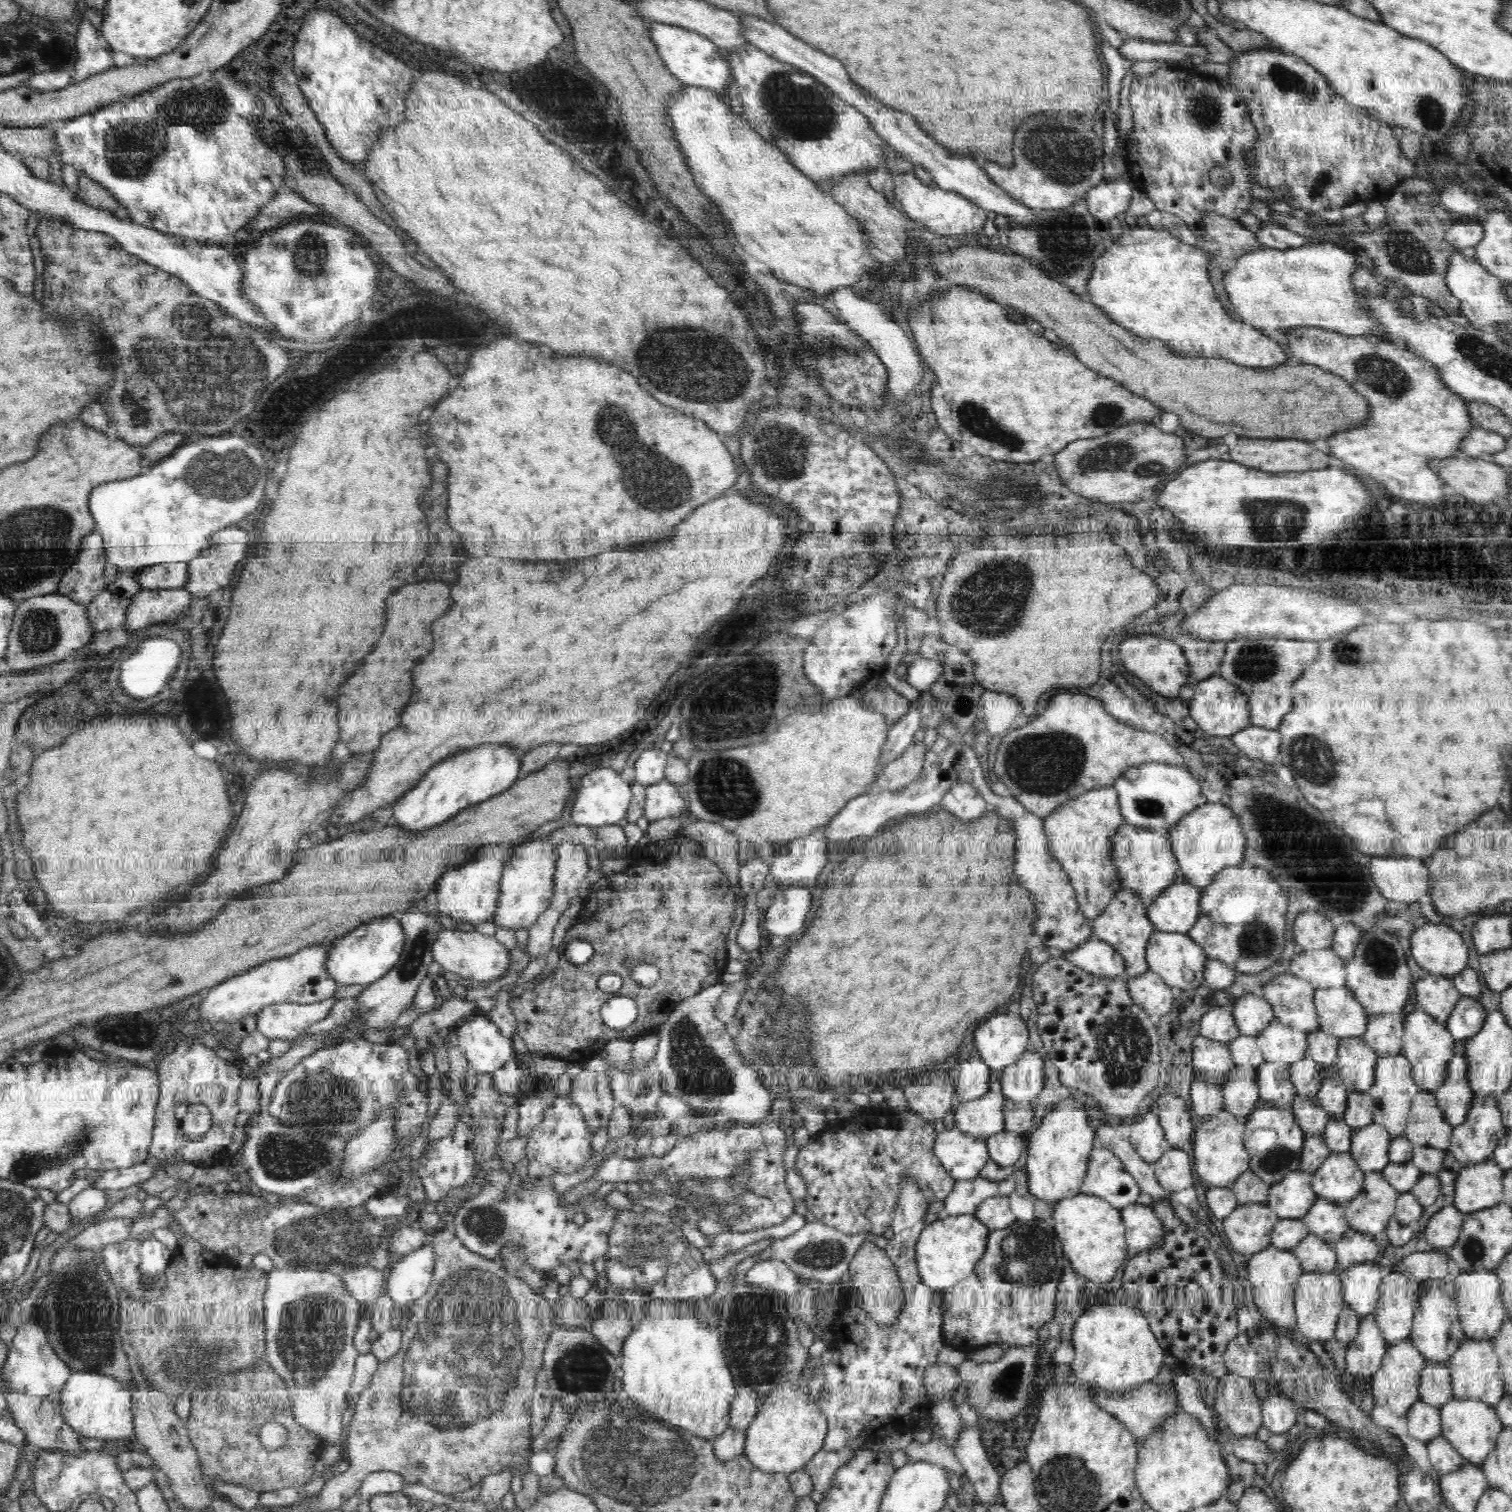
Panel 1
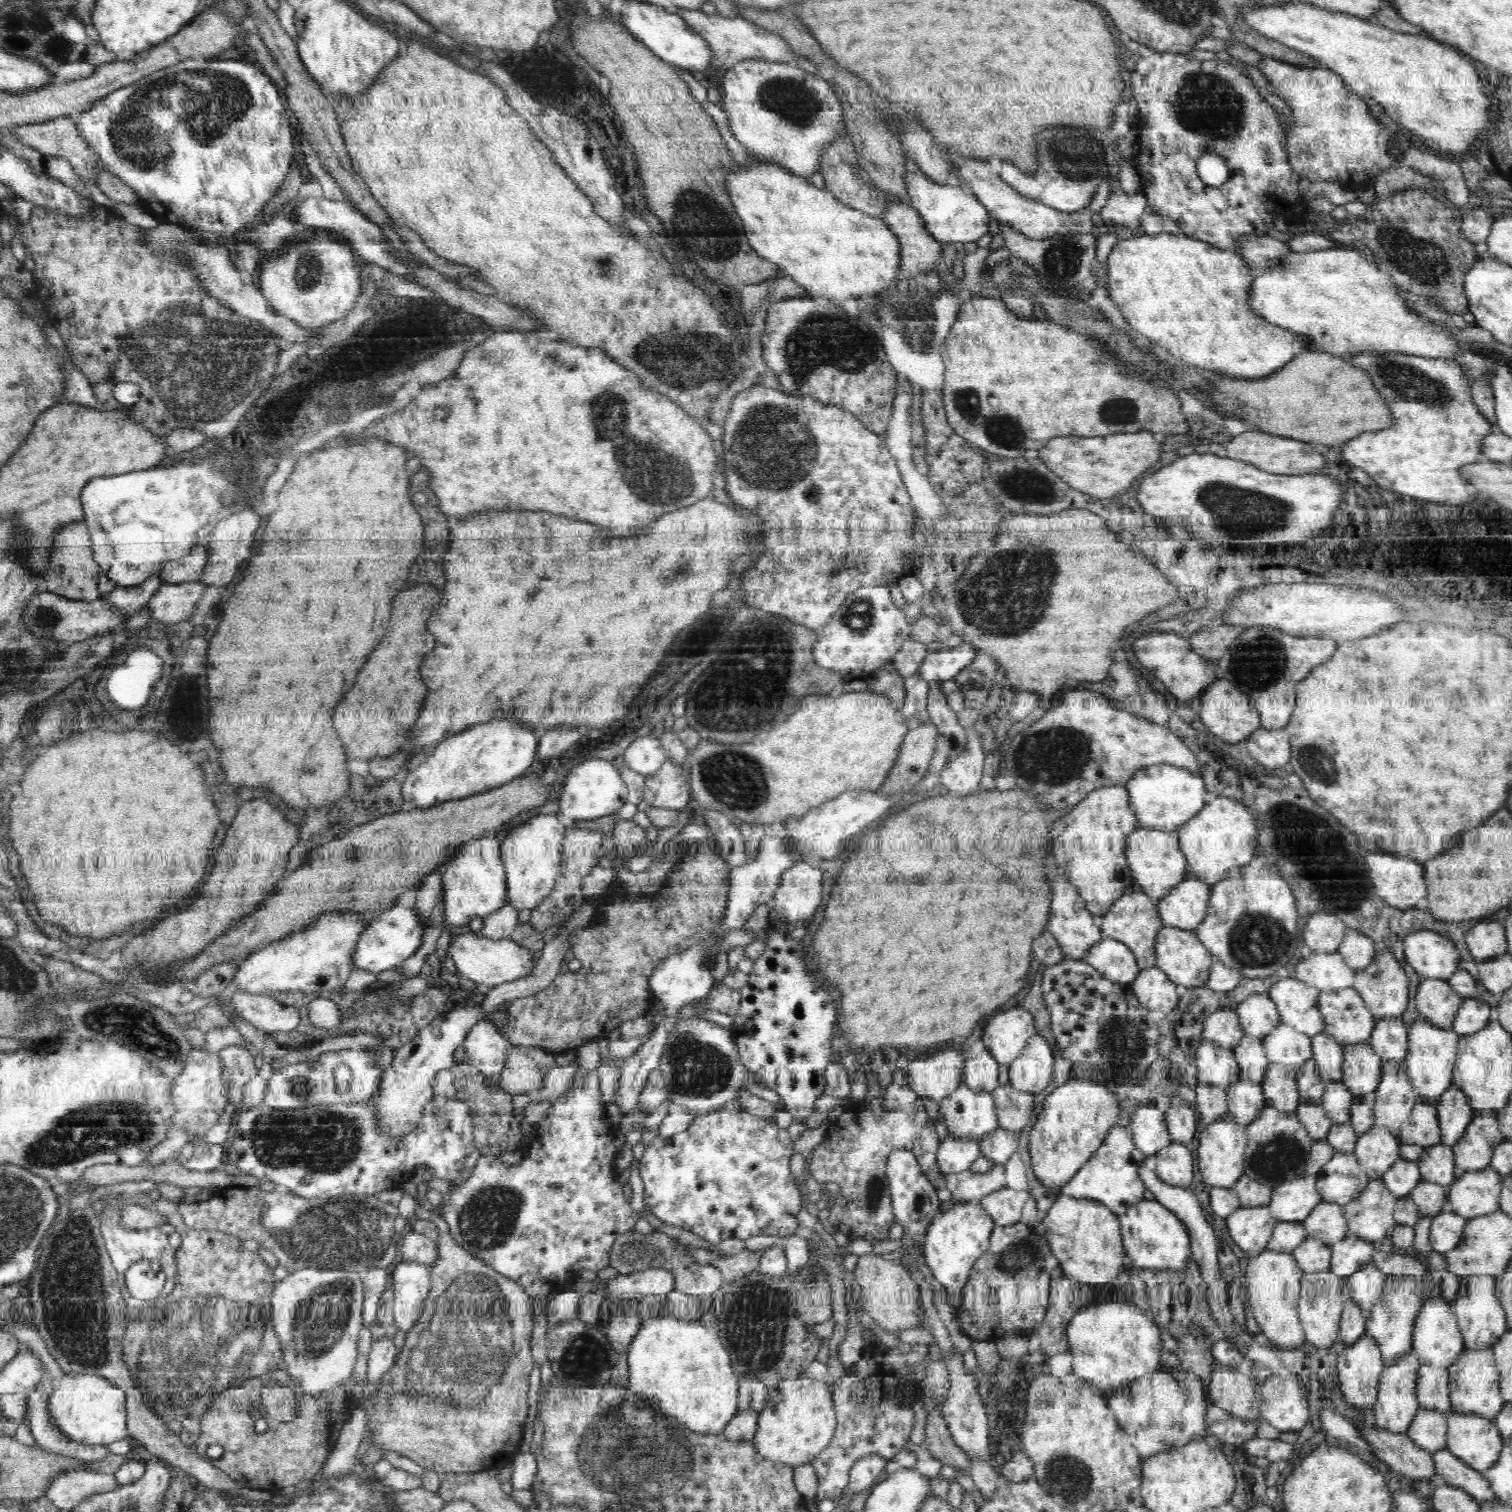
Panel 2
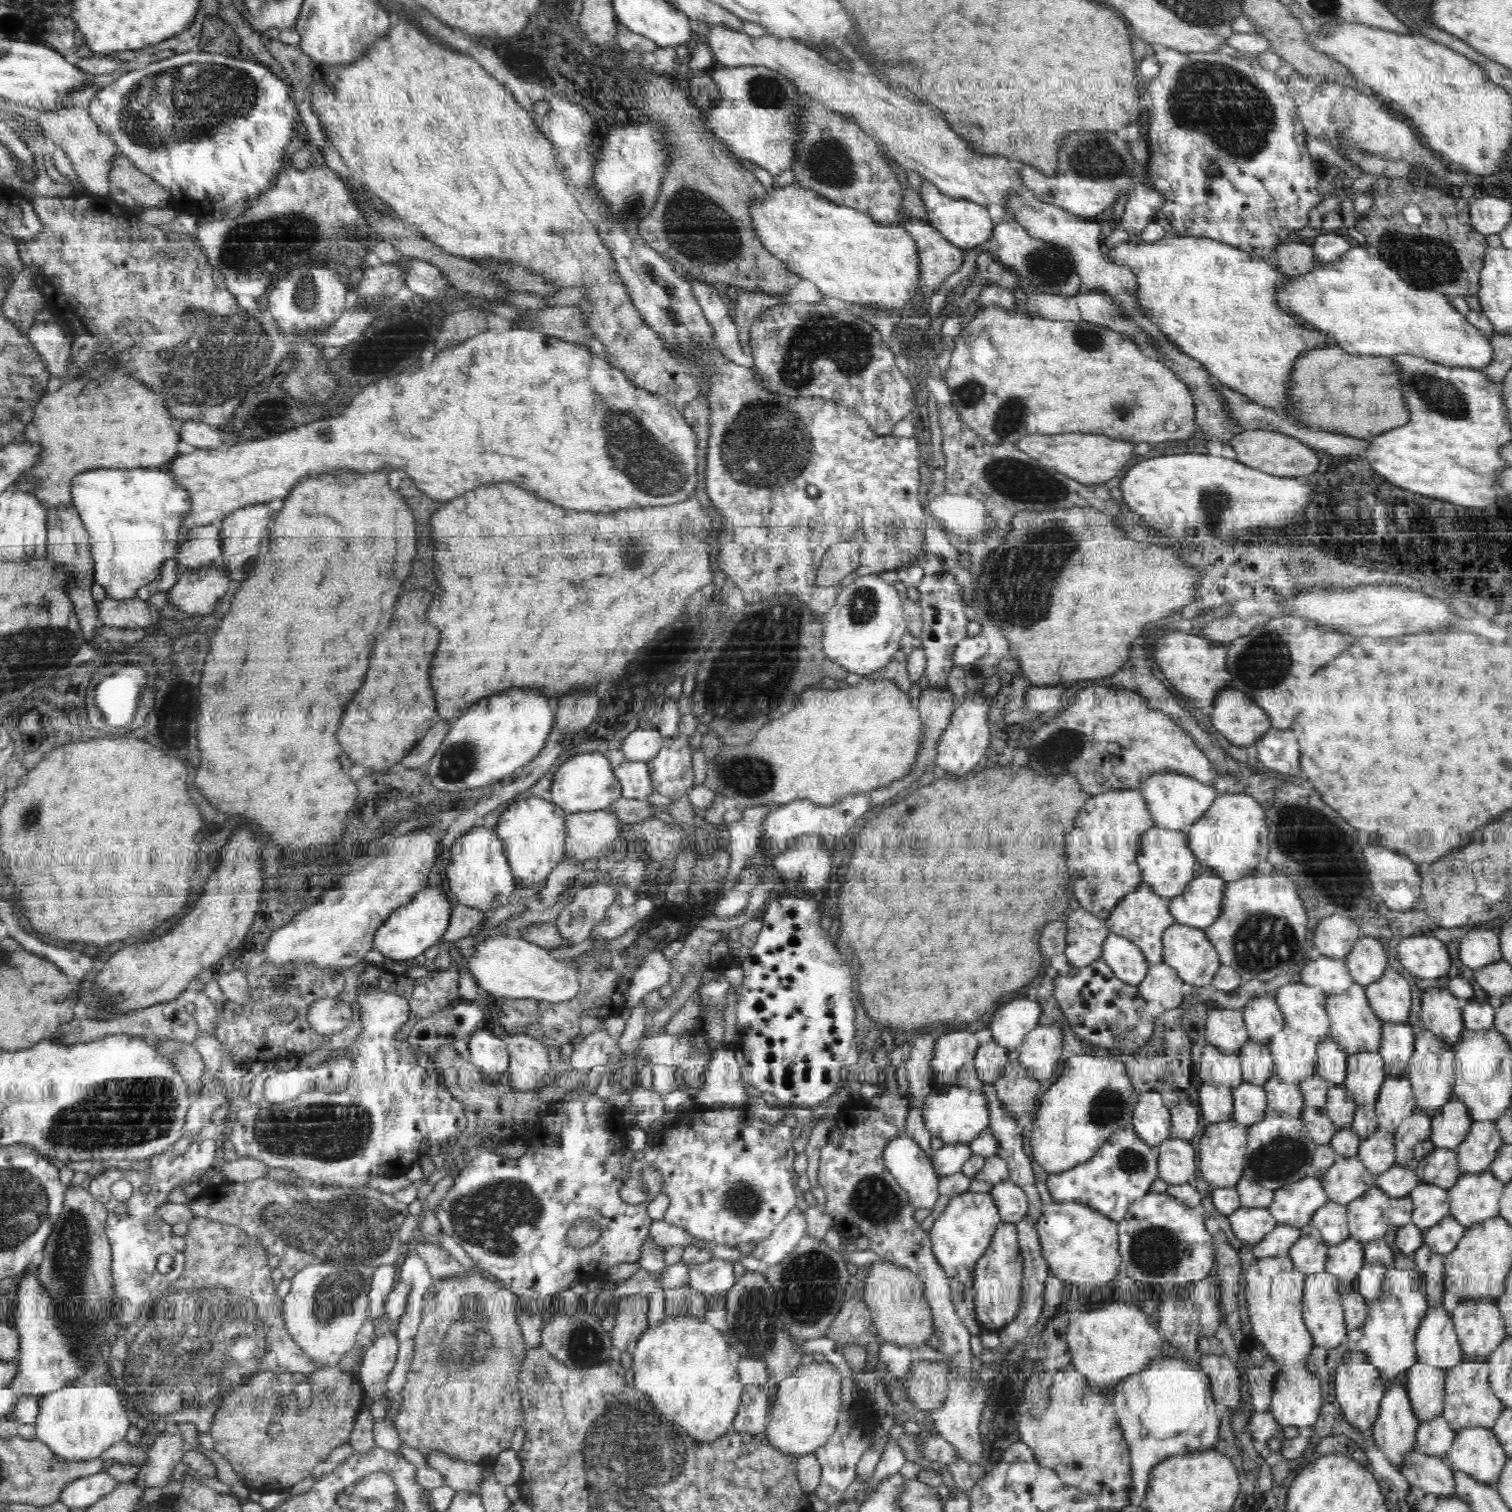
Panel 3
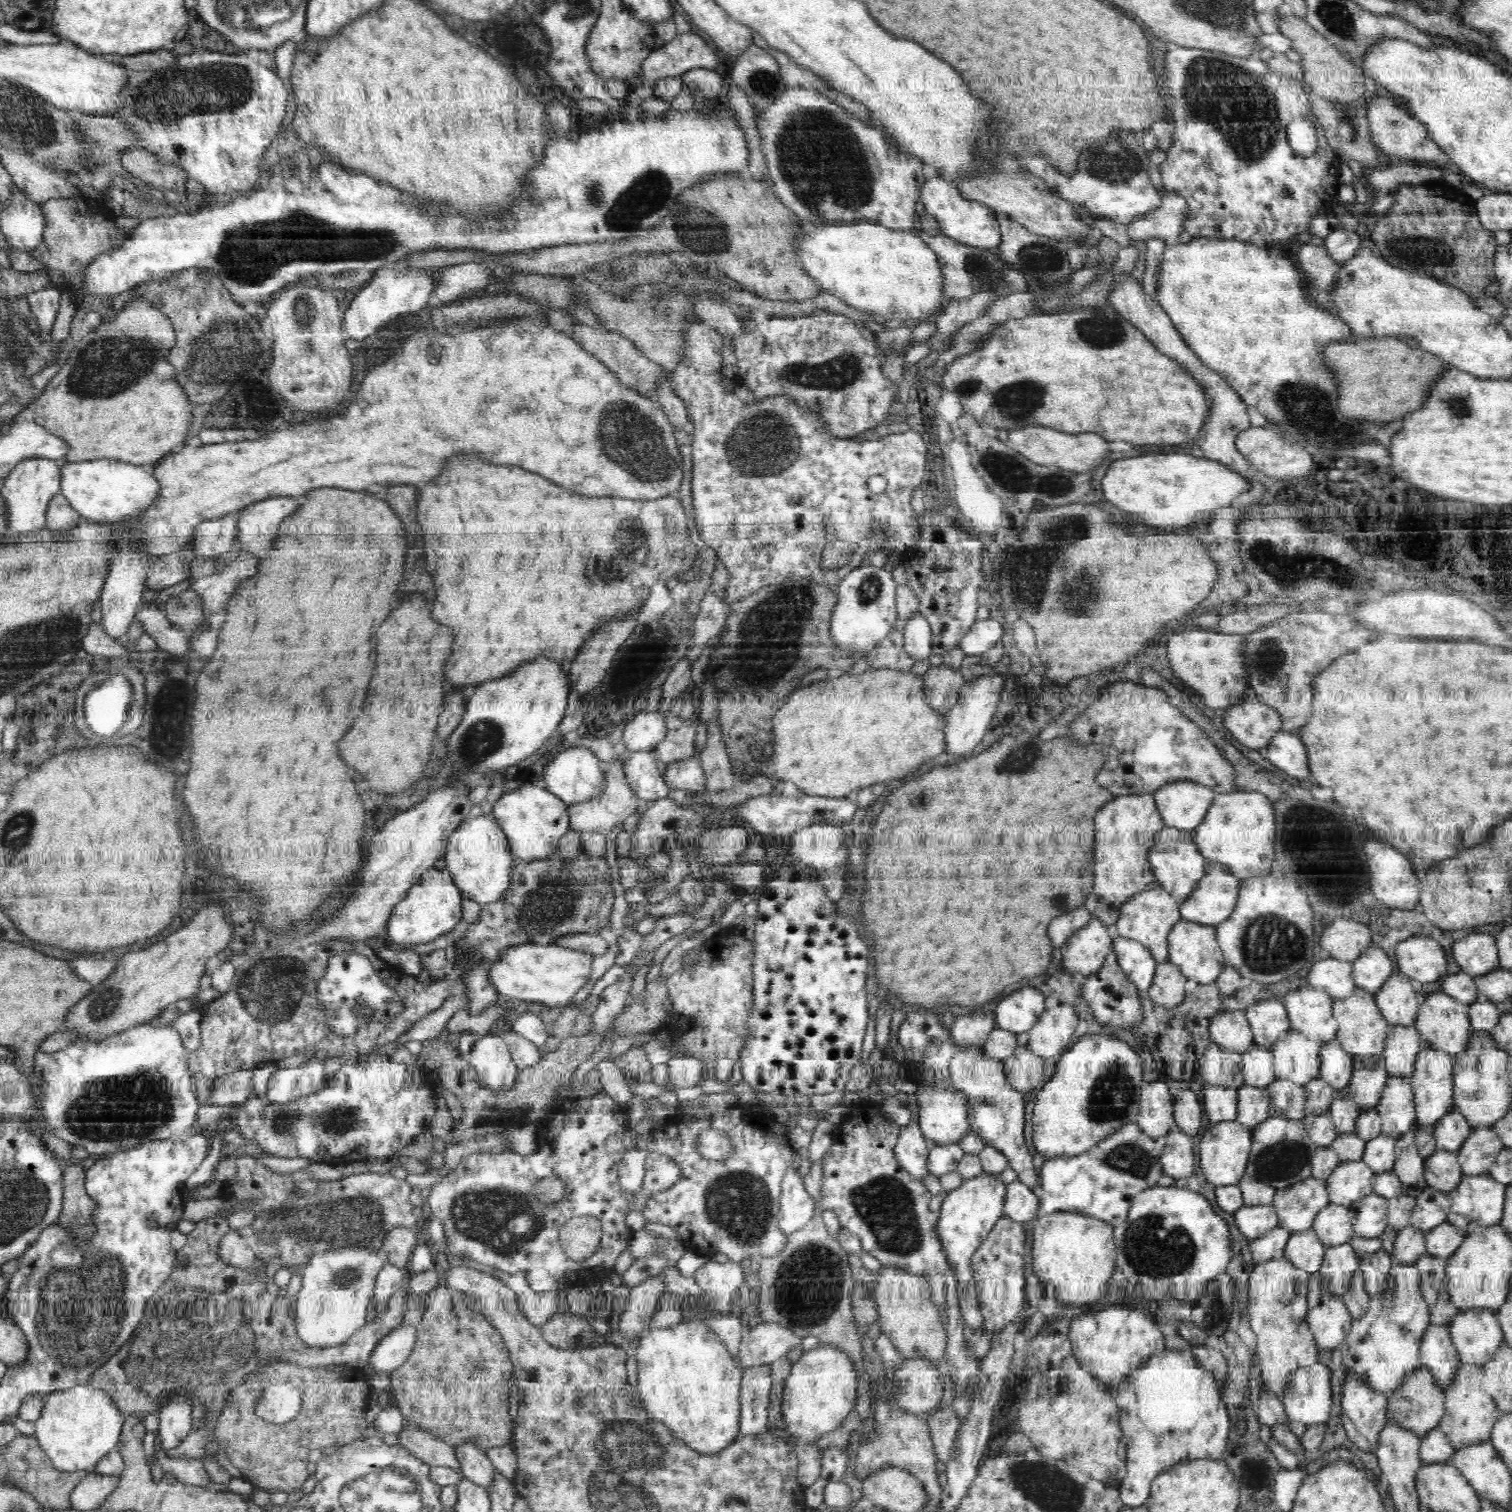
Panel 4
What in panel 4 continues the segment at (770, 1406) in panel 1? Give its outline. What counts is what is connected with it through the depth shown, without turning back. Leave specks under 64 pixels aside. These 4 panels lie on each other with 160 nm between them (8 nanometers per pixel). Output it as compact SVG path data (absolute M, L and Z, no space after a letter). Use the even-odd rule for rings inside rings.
M834 1345L804 1351L796 1364L791 1364L782 1396L781 1433L789 1441L802 1438L816 1442L826 1432L838 1429L844 1418L854 1410L856 1402L856 1369L852 1370L850 1356Z

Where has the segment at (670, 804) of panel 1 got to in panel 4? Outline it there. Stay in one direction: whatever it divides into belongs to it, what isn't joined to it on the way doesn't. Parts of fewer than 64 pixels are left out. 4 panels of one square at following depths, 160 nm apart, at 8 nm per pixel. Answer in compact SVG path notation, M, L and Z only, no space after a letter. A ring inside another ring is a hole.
M673 711L665 717L666 736L655 746L658 760L668 766L676 760L686 760L694 756L696 738L696 720L682 720Z

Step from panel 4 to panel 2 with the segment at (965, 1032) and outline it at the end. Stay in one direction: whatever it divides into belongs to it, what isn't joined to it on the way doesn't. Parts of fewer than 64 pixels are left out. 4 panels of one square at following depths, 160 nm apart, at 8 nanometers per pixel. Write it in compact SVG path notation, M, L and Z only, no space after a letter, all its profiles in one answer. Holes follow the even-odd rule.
M961 1050L926 1054L908 1064L908 1085L919 1098L929 1098L940 1104L940 1100L962 1084L964 1064Z

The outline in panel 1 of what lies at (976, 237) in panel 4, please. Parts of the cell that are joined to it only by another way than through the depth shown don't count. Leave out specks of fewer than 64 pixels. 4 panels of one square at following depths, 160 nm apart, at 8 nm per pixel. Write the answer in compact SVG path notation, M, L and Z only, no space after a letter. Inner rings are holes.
M904 172L893 175L893 194L902 205L902 211L915 222L922 222L926 228L945 237L958 234L982 234L988 211L980 208L958 192L926 185L914 173Z

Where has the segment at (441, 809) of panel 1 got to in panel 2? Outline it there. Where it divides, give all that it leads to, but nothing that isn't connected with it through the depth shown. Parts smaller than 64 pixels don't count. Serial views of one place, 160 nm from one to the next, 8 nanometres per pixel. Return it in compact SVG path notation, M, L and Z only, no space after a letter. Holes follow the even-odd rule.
M496 720L488 724L476 724L448 740L409 770L402 785L402 798L410 808L430 808L443 801L458 800L490 789L500 788L516 777L537 769L535 762L538 736L518 722Z

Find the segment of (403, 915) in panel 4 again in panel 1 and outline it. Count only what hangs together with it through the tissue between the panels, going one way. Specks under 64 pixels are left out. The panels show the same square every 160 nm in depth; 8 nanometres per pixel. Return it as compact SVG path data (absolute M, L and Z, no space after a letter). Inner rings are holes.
M390 915L377 918L353 929L332 945L326 960L326 969L334 980L350 986L350 984L369 985L382 978L400 958L406 944L403 925Z

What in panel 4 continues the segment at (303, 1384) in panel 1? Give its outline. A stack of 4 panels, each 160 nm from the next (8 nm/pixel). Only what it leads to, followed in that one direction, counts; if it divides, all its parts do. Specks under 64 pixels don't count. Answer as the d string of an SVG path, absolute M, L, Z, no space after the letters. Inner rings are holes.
M340 1245L336 1248L316 1252L302 1269L302 1285L296 1294L295 1328L299 1339L308 1346L328 1348L344 1344L348 1338L363 1328L368 1316L368 1304L373 1298L375 1282L381 1271L382 1259L378 1257L378 1248L362 1245Z

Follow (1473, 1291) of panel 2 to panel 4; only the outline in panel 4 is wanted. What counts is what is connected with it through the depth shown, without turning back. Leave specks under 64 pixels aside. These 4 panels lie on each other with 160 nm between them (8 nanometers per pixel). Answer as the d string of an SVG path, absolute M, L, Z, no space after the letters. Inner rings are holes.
M1460 1310L1447 1326L1459 1354L1467 1365L1483 1365L1503 1343L1503 1334L1492 1310Z

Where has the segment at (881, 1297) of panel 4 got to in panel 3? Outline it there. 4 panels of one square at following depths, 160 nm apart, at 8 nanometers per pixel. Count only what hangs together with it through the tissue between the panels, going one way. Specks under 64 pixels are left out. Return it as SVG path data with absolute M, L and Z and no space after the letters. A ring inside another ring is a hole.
M874 1261L868 1264L864 1282L863 1301L870 1309L872 1323L884 1342L905 1346L910 1350L927 1346L926 1340L935 1336L936 1329L925 1296L925 1286L916 1274L910 1269L898 1268L886 1261Z

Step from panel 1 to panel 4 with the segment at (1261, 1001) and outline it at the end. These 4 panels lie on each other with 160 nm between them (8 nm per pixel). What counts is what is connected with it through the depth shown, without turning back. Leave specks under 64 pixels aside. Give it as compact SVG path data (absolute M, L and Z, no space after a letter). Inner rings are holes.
M1280 999L1257 1002L1244 1011L1254 1034L1254 1043L1259 1047L1270 1048L1290 1030L1289 1016Z

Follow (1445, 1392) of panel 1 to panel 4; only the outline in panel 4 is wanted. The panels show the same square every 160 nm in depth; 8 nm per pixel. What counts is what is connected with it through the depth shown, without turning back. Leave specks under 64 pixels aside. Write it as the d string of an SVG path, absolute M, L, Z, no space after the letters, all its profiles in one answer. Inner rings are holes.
M1420 1362L1411 1373L1406 1373L1402 1384L1392 1393L1390 1398L1385 1398L1387 1403L1386 1416L1406 1431L1412 1431L1422 1439L1433 1428L1438 1427L1445 1415L1445 1394L1443 1387L1439 1387L1432 1380L1430 1369Z

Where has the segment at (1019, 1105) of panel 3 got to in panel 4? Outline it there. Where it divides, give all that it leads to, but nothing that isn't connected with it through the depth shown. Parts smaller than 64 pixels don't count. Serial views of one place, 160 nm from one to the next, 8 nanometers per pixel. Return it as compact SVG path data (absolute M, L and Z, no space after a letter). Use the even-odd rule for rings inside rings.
M1018 1046L1013 1056L1005 1059L1005 1069L1010 1086L1021 1091L1024 1096L1044 1079L1044 1057L1032 1054L1028 1046Z

